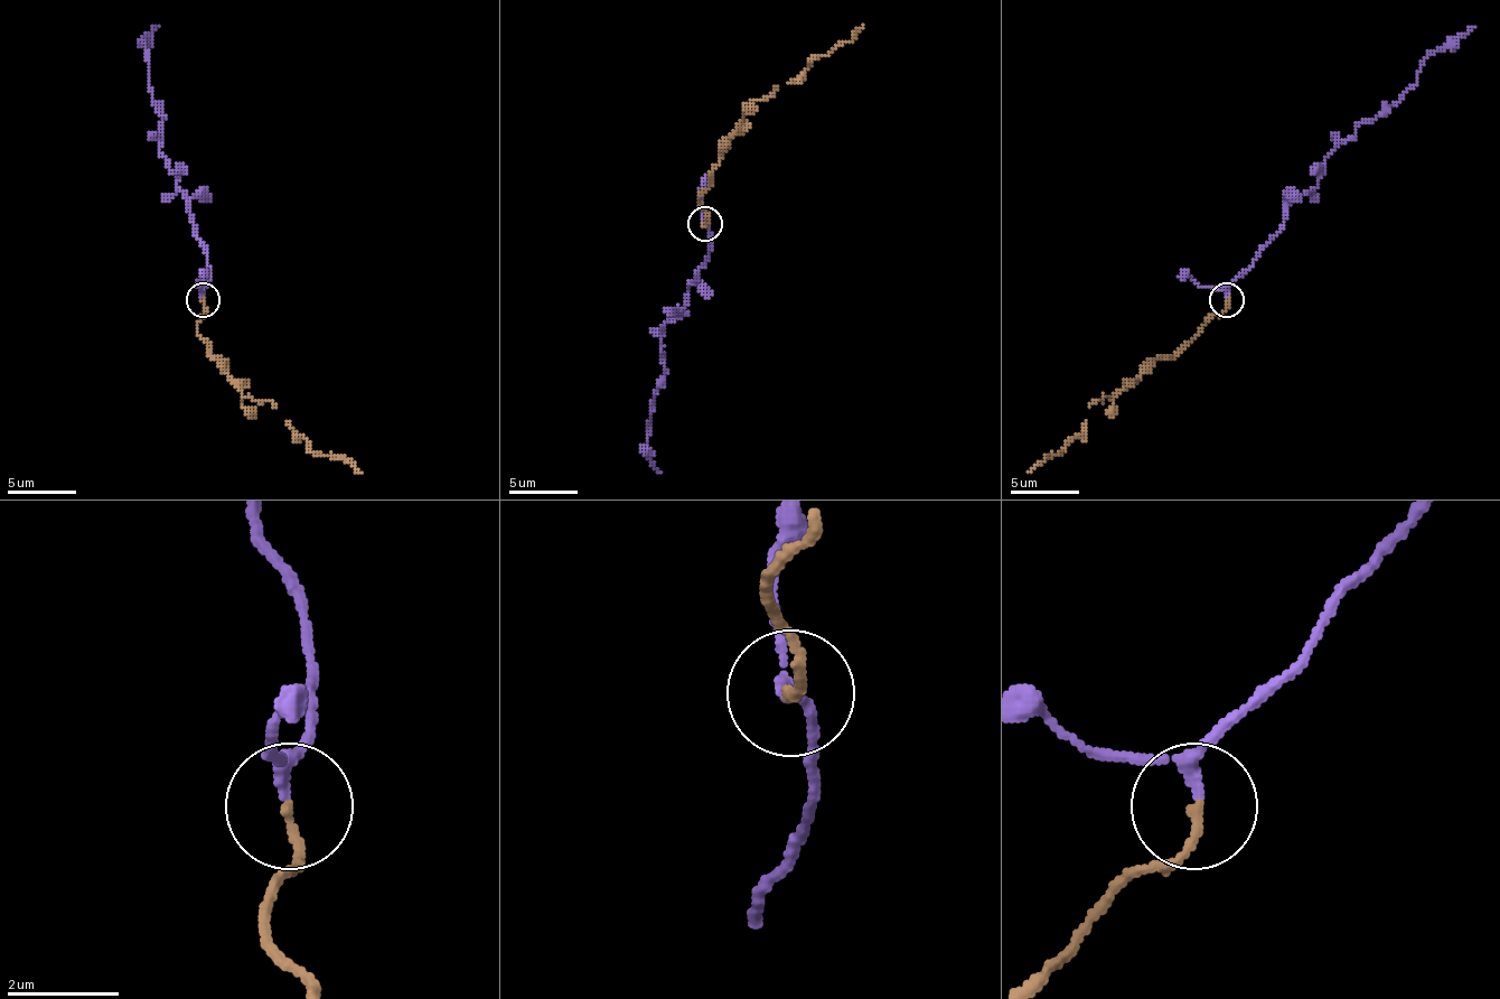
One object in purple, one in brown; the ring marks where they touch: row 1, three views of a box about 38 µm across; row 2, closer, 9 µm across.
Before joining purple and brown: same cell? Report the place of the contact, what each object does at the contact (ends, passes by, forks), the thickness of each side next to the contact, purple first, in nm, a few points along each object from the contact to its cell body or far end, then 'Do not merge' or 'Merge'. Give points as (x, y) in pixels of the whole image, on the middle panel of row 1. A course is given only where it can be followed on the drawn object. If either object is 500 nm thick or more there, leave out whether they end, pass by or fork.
Place: (704, 224). At the ring purple passes by. At the ring brown ends. Thickness 180 nm (purple) against 160 nm. Course of purple: (702, 223), (709, 260), (661, 333), (664, 383), (647, 435), (661, 473). Course of brown: (705, 223), (699, 195), (719, 161), (719, 145), (740, 123), (743, 110), (849, 41), (863, 25). Merge

